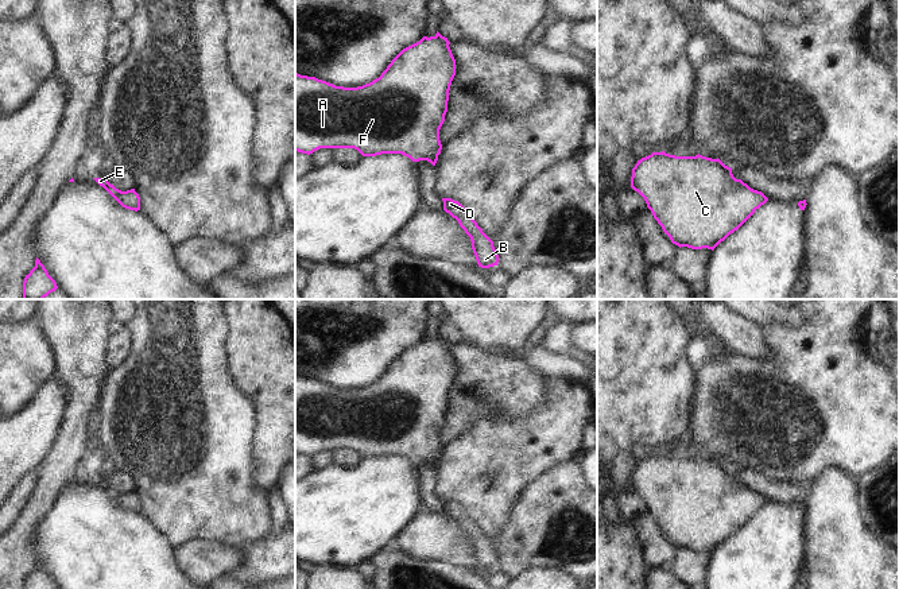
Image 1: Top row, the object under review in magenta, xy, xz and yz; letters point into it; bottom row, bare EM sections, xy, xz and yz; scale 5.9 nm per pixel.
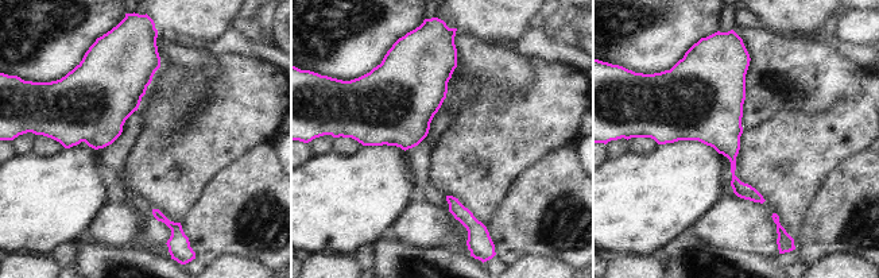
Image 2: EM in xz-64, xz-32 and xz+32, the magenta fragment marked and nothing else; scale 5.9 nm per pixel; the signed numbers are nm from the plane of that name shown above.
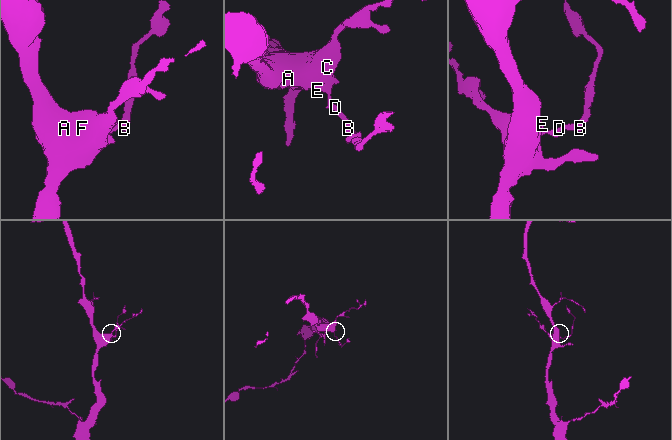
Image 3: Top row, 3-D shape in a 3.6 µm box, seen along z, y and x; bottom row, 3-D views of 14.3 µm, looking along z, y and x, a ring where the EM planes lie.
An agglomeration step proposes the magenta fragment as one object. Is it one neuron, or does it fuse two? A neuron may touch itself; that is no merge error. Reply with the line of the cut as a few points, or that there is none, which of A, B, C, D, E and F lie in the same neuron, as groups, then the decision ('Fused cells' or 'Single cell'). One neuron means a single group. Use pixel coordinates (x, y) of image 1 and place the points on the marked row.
No split. Groups: A B C D E F. Single cell.

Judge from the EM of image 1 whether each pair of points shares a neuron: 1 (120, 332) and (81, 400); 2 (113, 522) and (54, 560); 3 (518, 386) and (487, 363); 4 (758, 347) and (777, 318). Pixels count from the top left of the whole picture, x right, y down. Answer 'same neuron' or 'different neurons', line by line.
1: different neurons
2: same neuron
3: same neuron
4: different neurons

